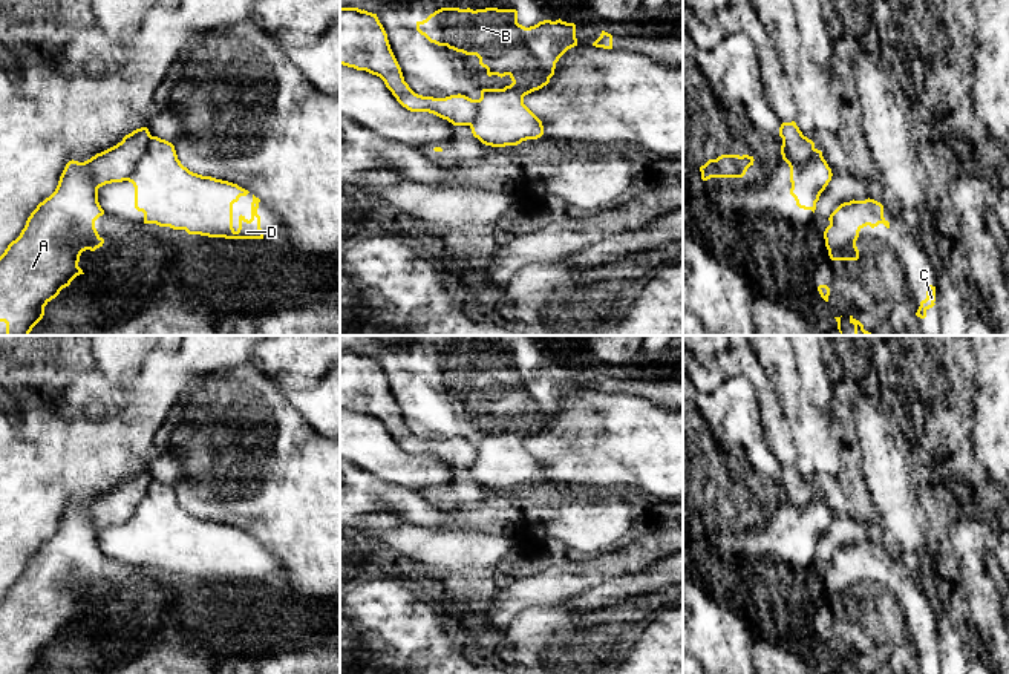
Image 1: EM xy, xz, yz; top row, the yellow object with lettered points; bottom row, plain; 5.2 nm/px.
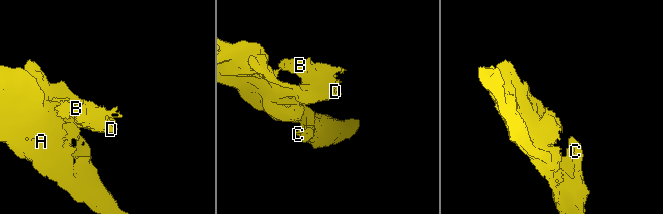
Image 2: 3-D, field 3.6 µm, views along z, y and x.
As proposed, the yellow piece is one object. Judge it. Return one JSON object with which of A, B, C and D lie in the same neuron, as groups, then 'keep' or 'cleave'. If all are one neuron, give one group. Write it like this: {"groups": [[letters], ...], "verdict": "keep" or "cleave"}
{"groups": [["A", "C"], ["B", "D"]], "verdict": "cleave"}

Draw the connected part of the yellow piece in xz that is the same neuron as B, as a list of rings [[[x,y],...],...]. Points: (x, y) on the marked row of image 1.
[[[441,8],[430,14],[426,20],[416,21],[416,31],[430,43],[447,46],[449,49],[465,55],[476,55],[479,58],[479,64],[487,69],[488,77],[498,75],[502,78],[508,75],[511,78],[513,83],[510,86],[505,86],[504,89],[482,89],[481,98],[473,100],[478,109],[478,115],[470,124],[475,138],[485,146],[505,147],[518,146],[527,139],[537,139],[544,135],[542,121],[524,104],[524,97],[547,86],[550,78],[554,75],[559,58],[568,49],[577,46],[574,23],[567,23],[559,18],[556,21],[544,20],[534,26],[525,28],[518,23],[516,9],[485,8],[473,11],[470,8]]]

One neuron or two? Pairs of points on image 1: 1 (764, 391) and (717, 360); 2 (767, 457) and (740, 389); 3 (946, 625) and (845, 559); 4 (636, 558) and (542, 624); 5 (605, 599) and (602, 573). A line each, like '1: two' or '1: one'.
1: one
2: one
3: two
4: two
5: two

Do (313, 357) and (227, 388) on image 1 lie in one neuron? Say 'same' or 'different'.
different

